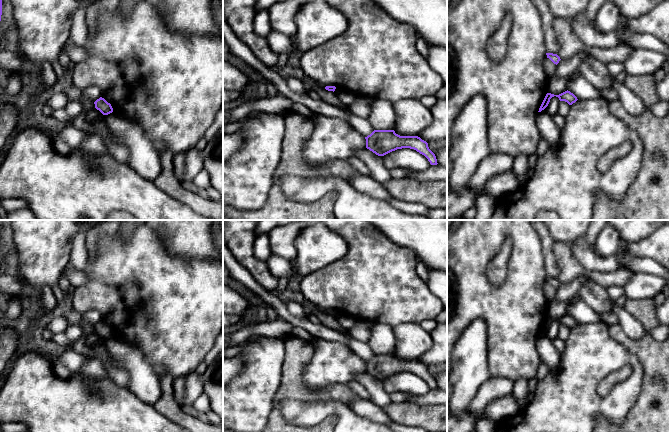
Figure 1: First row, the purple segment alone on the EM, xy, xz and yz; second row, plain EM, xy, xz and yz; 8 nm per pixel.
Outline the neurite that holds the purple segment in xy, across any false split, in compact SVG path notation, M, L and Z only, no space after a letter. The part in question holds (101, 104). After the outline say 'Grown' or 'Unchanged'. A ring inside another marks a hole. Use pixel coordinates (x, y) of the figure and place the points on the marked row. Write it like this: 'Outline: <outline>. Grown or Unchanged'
Outline: M100 97L95 102L95 108L99 110L103 115L108 115L113 112L113 108L104 98Z. Unchanged

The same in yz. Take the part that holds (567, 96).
Outline: M568 90L559 95L547 93L538 112L541 112L542 110L544 110L548 106L550 99L554 96L558 97L560 101L567 102L569 105L572 105L573 103L575 103L578 100L577 97Z. Unchanged

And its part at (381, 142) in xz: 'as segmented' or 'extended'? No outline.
as segmented

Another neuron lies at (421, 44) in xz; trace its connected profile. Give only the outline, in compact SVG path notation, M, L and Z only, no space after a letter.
M418 35L418 38L416 40L416 48L423 57L426 58L428 56L428 43L420 35Z

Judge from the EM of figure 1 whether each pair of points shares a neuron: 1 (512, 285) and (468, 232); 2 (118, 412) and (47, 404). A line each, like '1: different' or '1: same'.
1: same
2: same

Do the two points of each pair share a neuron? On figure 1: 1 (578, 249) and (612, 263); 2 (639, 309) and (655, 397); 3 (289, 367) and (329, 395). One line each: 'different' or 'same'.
1: same
2: same
3: same

